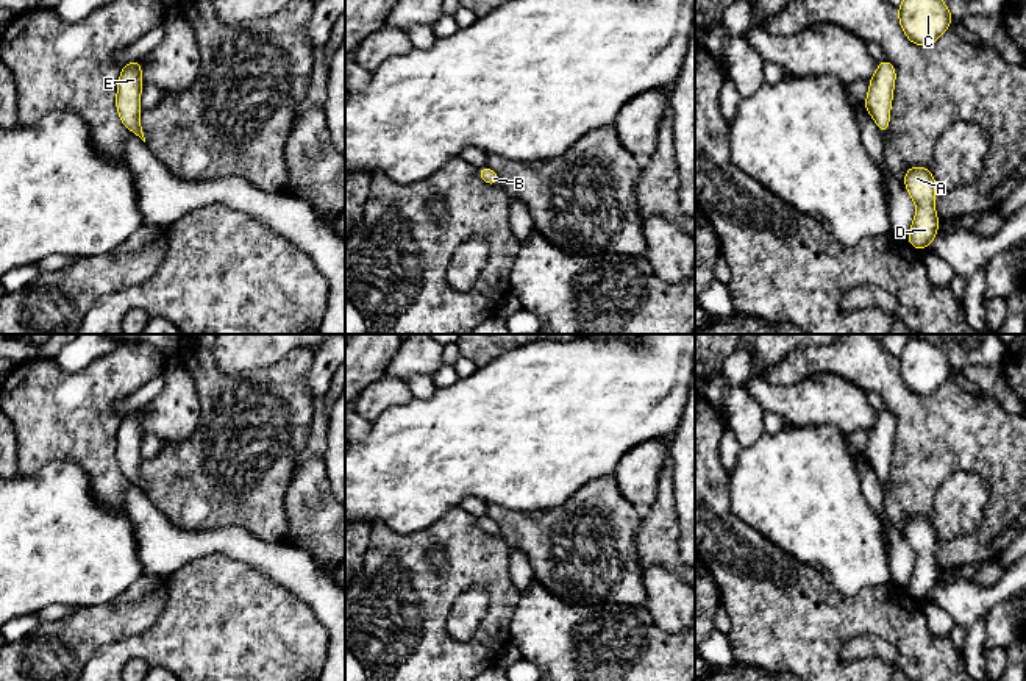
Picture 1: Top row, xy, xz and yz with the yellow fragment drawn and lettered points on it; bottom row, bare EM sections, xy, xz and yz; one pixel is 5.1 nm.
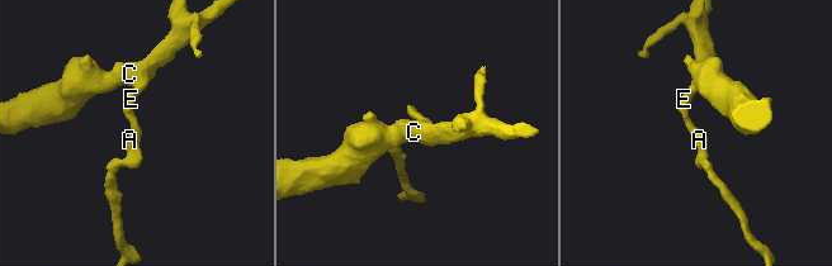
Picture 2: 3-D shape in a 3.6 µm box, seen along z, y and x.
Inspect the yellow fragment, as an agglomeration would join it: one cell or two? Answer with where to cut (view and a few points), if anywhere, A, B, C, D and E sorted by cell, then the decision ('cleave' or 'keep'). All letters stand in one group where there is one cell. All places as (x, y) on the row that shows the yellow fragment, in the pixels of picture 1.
no cut; A B C D E; keep

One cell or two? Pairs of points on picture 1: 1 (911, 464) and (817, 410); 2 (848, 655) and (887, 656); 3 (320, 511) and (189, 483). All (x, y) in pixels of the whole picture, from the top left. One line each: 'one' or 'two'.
1: two
2: one
3: two

